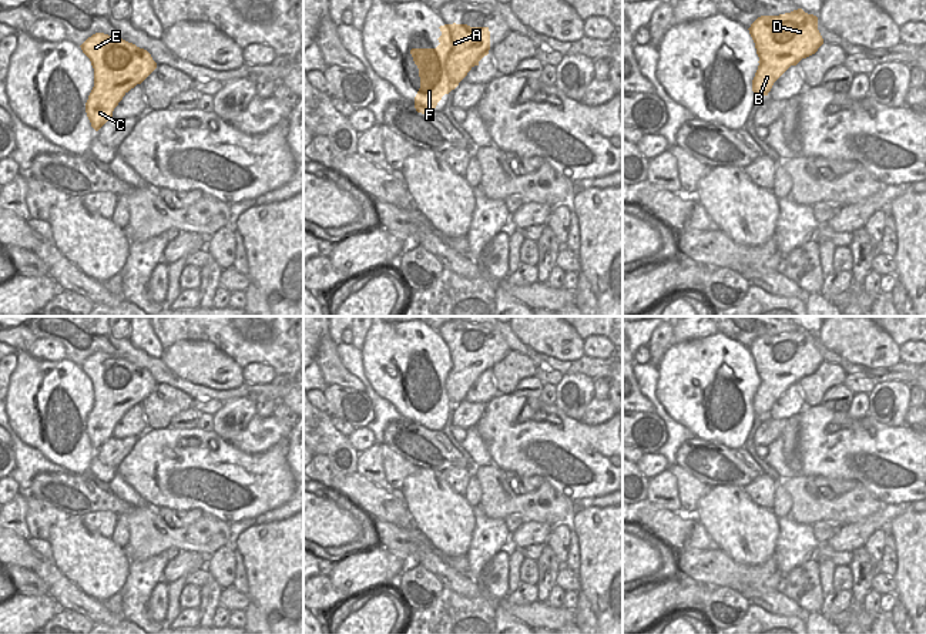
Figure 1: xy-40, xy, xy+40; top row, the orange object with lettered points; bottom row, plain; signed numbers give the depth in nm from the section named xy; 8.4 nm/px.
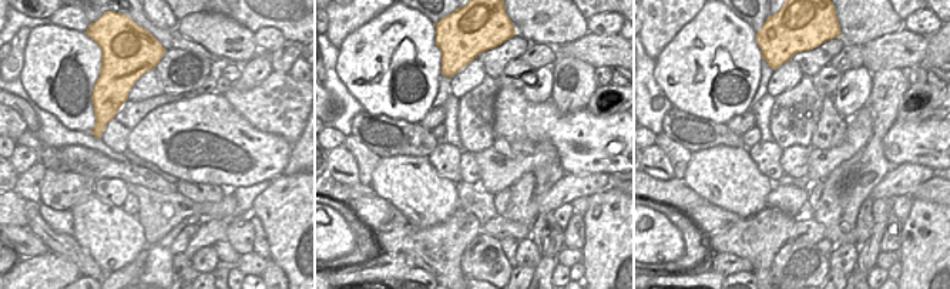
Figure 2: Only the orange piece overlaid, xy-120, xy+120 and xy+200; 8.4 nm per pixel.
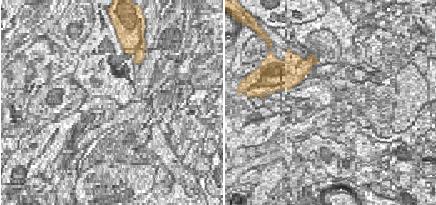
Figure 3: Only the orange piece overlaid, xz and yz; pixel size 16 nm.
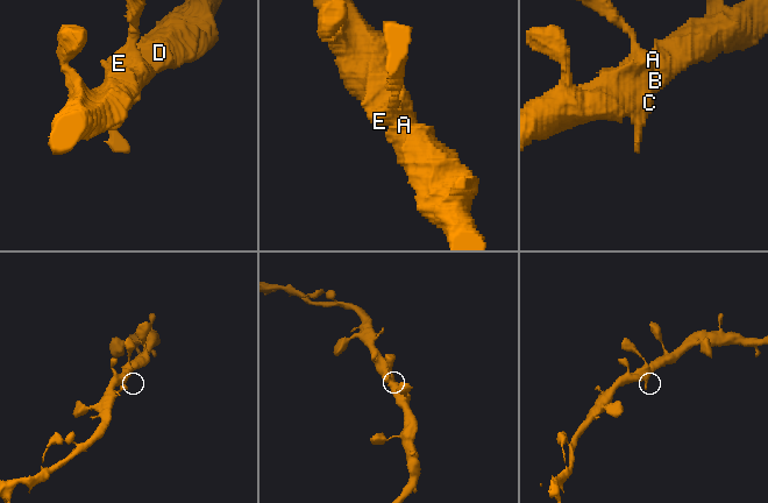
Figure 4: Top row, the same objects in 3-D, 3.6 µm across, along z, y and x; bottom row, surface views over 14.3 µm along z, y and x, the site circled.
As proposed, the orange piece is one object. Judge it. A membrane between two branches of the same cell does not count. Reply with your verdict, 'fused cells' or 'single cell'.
single cell

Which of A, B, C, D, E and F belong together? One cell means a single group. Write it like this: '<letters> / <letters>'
A B C D E F

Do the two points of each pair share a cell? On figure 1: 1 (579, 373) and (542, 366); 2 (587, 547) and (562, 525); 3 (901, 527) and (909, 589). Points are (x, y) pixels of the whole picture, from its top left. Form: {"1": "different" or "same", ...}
{"1": "different", "2": "different", "3": "same"}

